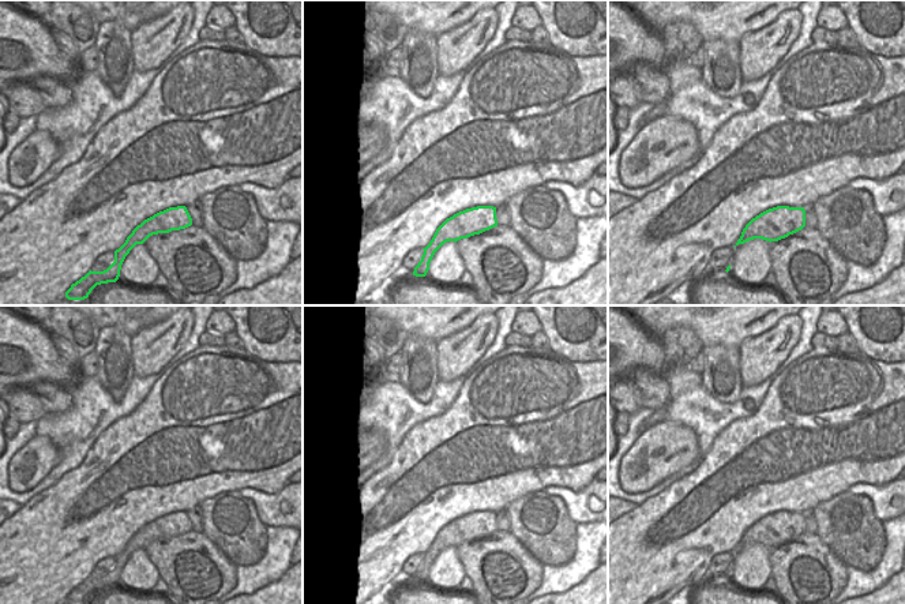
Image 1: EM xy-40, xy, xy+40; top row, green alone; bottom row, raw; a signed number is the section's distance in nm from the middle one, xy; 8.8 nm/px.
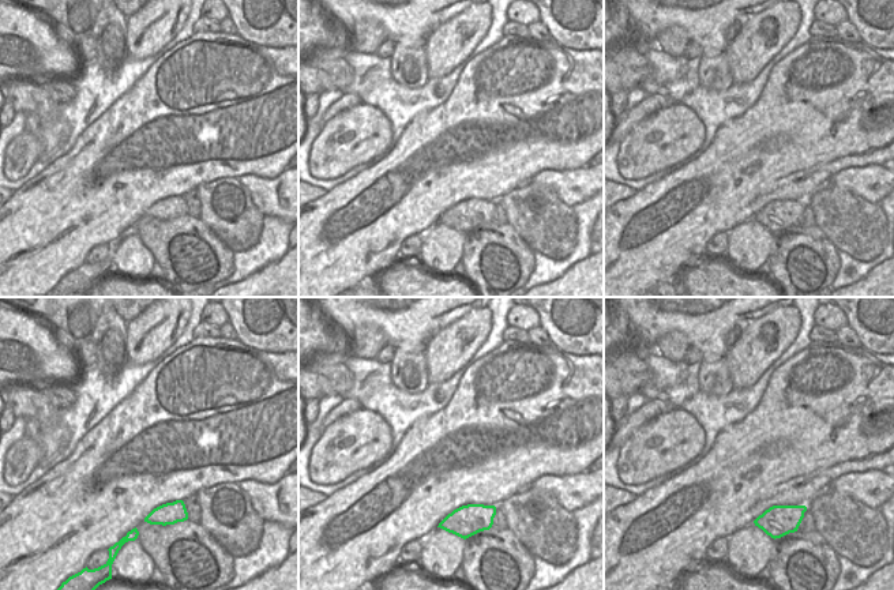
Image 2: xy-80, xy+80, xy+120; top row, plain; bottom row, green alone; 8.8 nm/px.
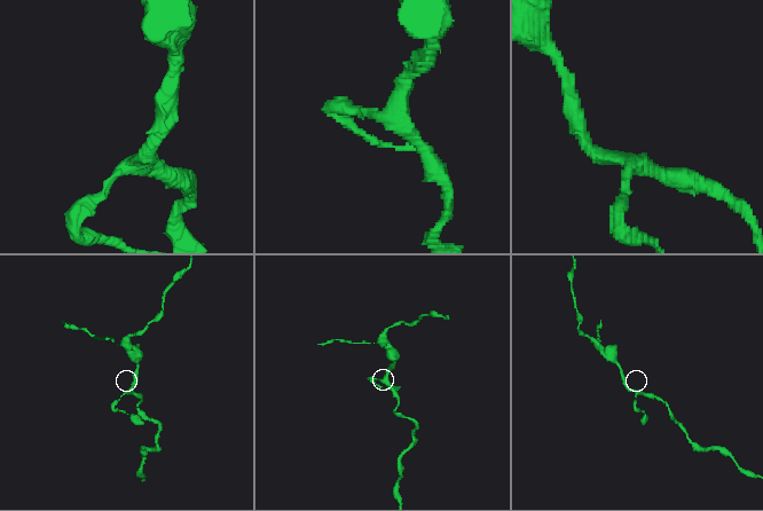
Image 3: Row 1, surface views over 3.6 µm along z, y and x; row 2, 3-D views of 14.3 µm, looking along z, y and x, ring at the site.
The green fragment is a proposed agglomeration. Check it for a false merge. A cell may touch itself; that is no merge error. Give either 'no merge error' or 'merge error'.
no merge error

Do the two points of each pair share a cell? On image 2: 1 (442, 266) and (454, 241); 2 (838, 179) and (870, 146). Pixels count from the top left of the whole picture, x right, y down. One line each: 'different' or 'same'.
1: same
2: different

